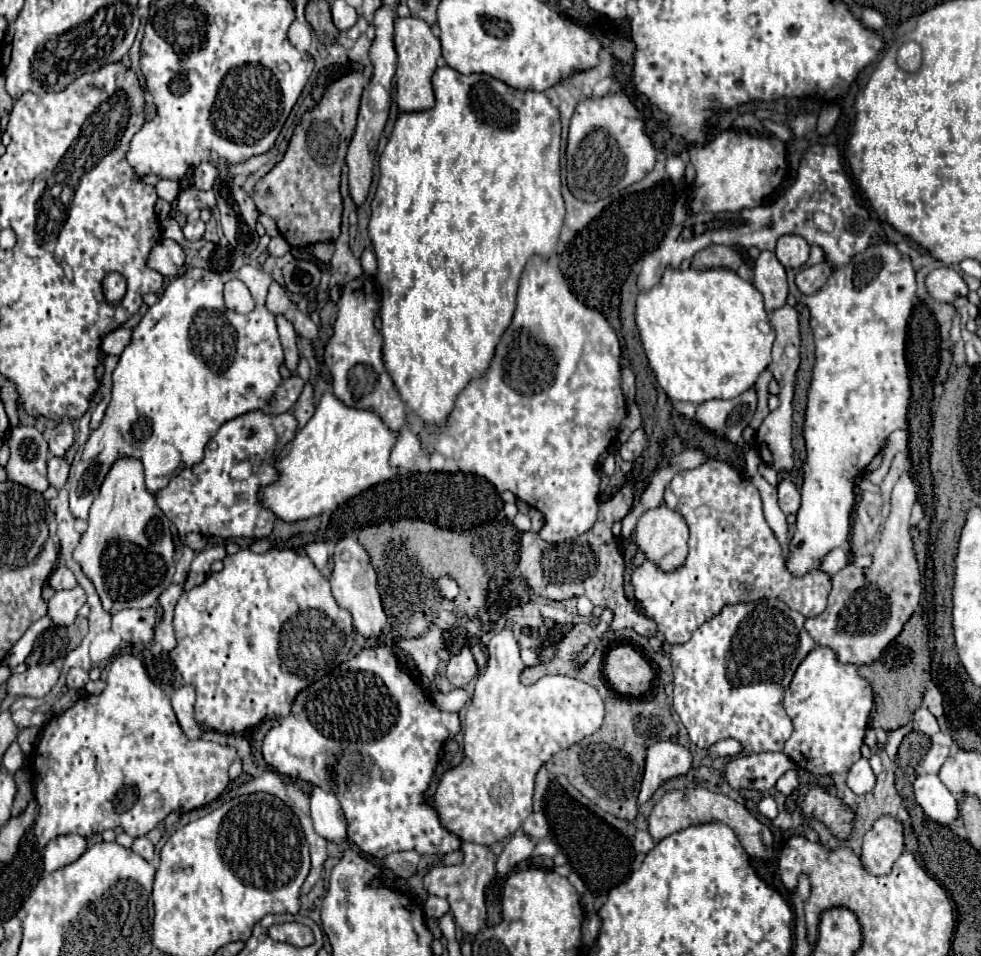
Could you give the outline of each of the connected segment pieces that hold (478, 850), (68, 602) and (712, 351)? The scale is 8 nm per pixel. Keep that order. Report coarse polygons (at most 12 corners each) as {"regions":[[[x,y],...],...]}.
{"regions":[[[464,843],[462,865],[434,867],[430,895],[448,899],[454,921],[476,935],[484,891],[496,875],[488,847]],[[82,587],[56,591],[48,601],[54,625],[68,627],[84,605]],[[666,269],[638,293],[670,401],[734,399],[776,337],[730,269]]]}

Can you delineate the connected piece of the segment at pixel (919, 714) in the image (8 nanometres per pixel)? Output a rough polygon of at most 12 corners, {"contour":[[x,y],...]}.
{"contour":[[924,705],[914,713],[914,729],[926,735],[940,731]]}

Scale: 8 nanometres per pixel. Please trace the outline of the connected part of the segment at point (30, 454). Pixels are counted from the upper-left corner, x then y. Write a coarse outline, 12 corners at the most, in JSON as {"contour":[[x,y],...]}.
{"contour":[[34,427],[8,435],[8,479],[46,491],[48,443]]}

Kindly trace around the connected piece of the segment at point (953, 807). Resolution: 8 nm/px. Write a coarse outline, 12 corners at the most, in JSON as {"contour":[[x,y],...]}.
{"contour":[[918,773],[914,797],[942,825],[958,819],[958,803],[938,775]]}

